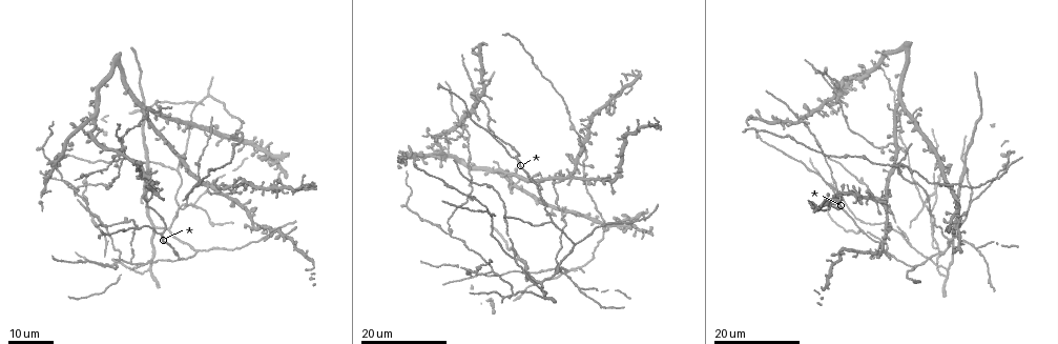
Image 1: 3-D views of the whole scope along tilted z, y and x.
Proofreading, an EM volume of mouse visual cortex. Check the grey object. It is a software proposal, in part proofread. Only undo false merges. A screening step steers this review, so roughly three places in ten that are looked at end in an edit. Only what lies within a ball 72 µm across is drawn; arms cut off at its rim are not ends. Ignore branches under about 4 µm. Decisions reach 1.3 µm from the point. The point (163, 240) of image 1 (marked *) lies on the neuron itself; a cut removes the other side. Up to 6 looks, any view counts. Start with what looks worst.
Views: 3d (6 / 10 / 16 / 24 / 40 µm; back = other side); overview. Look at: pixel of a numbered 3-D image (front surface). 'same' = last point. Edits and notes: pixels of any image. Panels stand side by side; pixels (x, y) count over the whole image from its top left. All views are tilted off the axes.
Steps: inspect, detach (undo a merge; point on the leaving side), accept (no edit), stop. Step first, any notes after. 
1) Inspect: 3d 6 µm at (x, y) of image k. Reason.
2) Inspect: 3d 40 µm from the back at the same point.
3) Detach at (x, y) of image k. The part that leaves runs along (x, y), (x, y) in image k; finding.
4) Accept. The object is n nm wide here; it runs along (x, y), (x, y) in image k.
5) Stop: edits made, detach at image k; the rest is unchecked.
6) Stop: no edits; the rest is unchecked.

Inspect: 3d 16 µm at (934, 196) of image 1. Three arms meet.

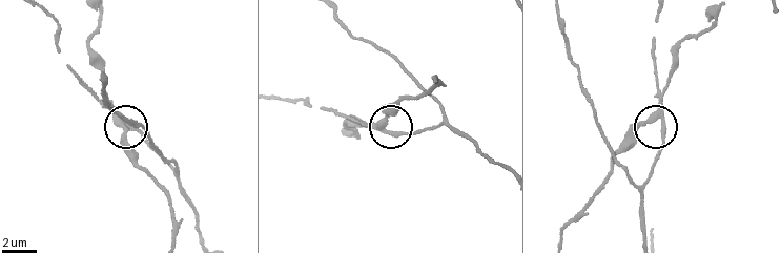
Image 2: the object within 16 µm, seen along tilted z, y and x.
Inspect: 3d 10 µm at (383, 123) of image 2.

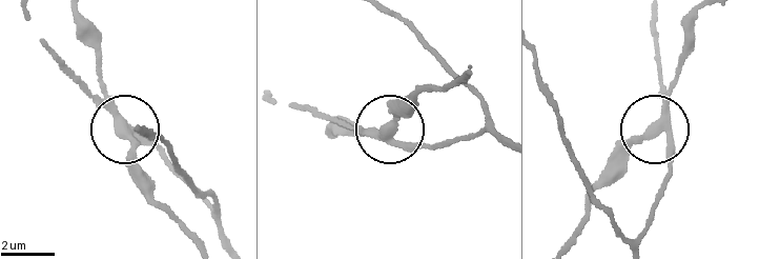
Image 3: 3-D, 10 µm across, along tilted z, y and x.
Detach at (132, 147) of image 3. The object is 280 nm wide here; the part that leaves runs along (119, 115), (138, 174), (191, 240) in image 3; a second neuron is stuck on.

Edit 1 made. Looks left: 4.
Inspect: overview. See it whole again.

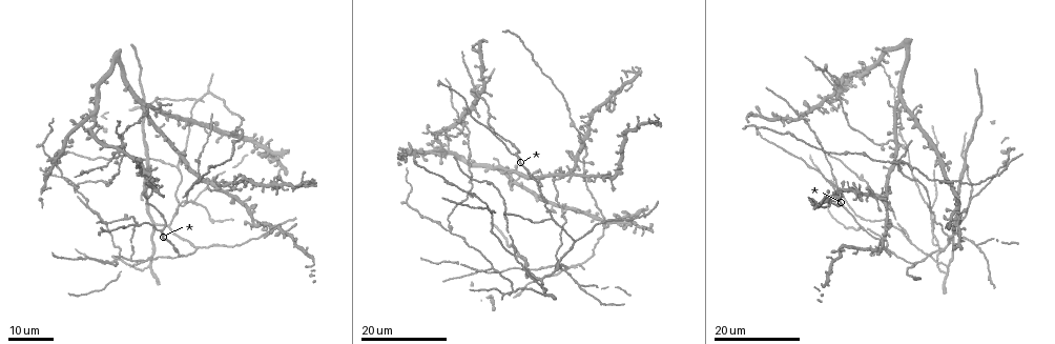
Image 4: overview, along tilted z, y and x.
Inspect: 3d 24 µm at (949, 244) of image 4. Arms part here.

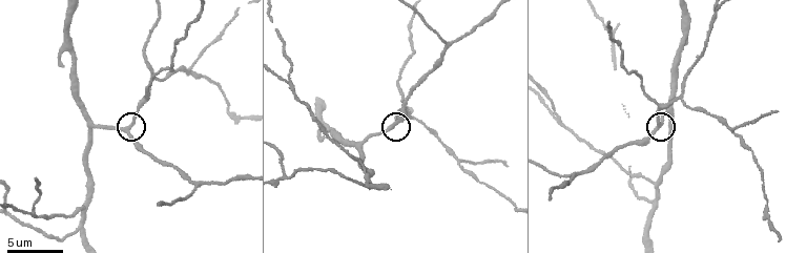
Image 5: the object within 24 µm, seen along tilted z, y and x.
Inspect: 3d 10 µm at (659, 126) of image 5.

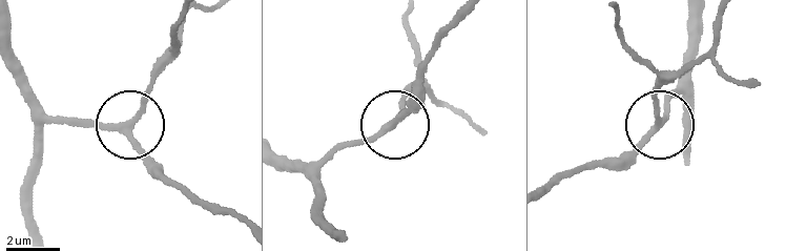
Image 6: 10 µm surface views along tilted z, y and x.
Accept. The object is 200 nm wide here; it runs along (545, 189), (631, 160), (658, 124), (657, 84) in image 6; all the same neuron.

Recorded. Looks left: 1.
Stop: edits made, detach at image 3; the rest is unchecked.

